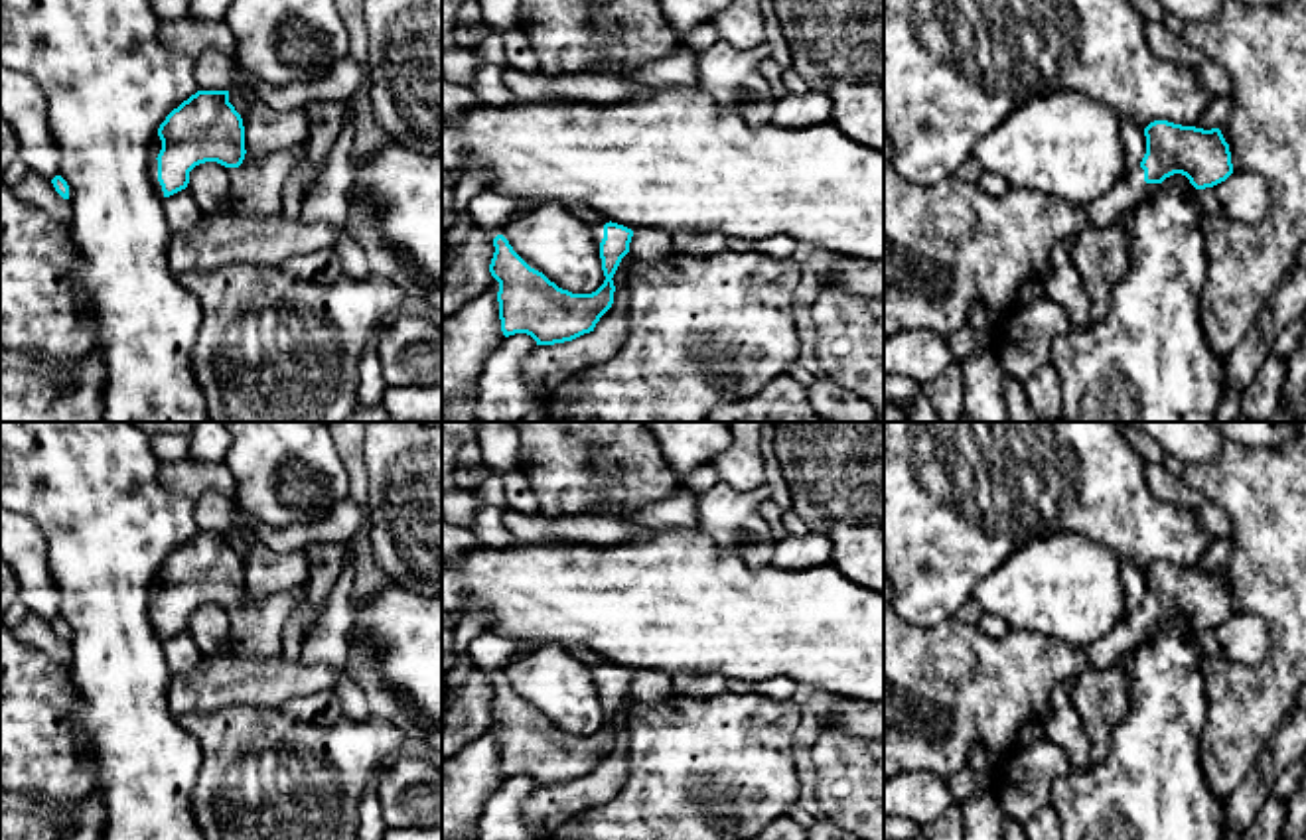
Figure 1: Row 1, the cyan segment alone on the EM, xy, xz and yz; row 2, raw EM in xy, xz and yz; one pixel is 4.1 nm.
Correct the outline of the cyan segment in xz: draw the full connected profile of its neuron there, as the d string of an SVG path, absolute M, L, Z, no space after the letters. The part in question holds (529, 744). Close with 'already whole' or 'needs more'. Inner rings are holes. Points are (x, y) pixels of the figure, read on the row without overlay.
M598 655L592 676L602 700L604 726L592 735L558 730L543 714L531 710L503 676L493 680L491 718L499 724L497 743L501 773L531 777L537 787L572 783L594 773L614 745L614 716L629 694L633 672Z | needs more

